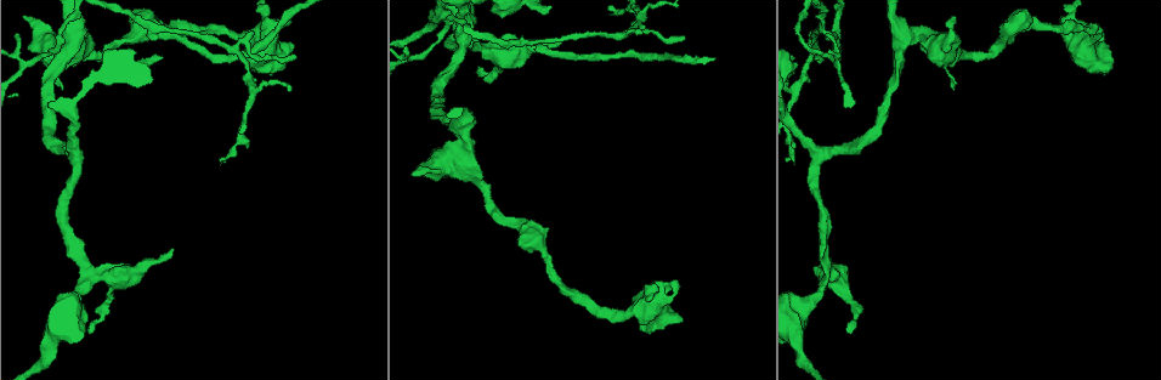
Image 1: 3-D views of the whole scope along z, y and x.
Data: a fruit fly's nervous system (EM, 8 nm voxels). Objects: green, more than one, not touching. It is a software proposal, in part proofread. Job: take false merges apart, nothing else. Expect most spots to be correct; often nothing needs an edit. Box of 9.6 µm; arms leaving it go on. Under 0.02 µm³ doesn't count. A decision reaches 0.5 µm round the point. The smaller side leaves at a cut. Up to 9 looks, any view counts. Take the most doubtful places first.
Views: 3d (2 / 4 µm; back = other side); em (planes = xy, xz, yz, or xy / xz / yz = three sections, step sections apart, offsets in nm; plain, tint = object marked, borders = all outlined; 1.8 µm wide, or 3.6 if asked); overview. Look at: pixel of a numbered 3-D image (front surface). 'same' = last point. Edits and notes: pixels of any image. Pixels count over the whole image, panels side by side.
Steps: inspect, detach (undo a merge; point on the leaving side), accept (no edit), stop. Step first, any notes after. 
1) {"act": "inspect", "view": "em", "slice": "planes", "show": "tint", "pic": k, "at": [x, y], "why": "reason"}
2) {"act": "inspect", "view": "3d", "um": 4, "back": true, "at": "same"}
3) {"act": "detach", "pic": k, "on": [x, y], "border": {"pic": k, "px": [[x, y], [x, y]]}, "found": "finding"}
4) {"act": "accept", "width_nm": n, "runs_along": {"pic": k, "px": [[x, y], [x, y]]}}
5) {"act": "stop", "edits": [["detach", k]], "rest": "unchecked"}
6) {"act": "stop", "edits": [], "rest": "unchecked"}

{"act": "inspect", "view": "em", "slice": "xz", "step": 16, "show": "tint", "pic": 1, "at": [70, 35], "why": "branch point"}

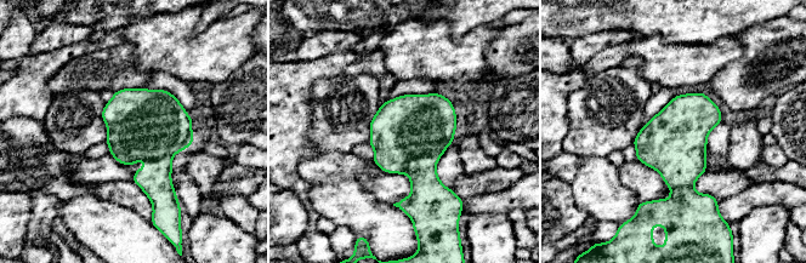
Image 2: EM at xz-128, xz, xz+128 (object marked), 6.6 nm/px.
{"act": "inspect", "view": "em", "slice": "planes", "show": "tint", "at": "same"}

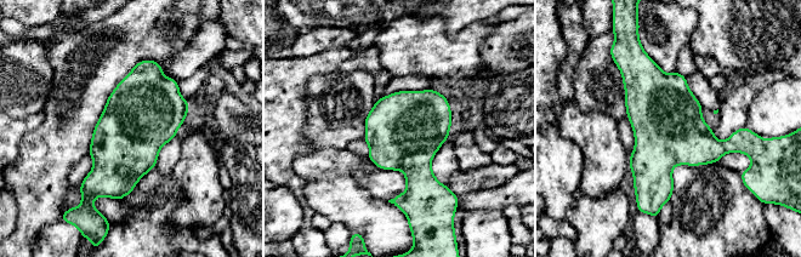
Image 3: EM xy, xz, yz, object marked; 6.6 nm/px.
{"act": "accept", "found": "continuous, no second cell"}

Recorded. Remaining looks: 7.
{"act": "inspect", "view": "em", "um": 3.6, "slice": "xz", "step": 8, "show": "plain", "pic": 1, "at": [85, 280], "why": "calibre changes"}

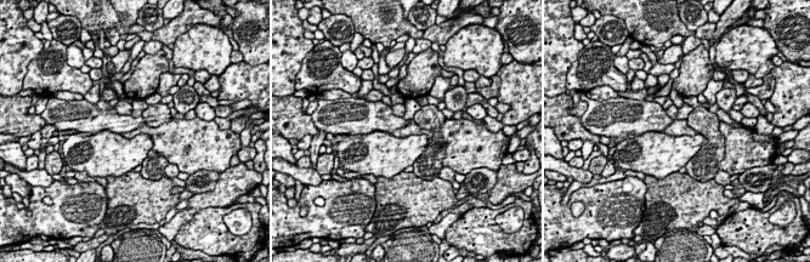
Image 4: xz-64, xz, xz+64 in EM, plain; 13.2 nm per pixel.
{"act": "inspect", "view": "em", "um": 3.6, "slice": "xz", "step": 8, "show": "tint", "at": "same"}

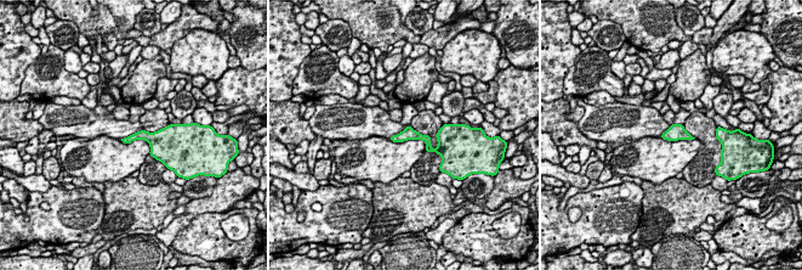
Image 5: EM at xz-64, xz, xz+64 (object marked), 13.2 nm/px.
{"act": "accept", "width_nm": 130, "runs_along": {"pic": 5, "px": [[439, 136], [434, 148], [421, 136], [396, 139]]}, "found": "continuous, no second cell"}

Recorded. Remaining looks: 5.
{"act": "inspect", "view": "em", "slice": "xy", "step": 4, "show": "tint", "pic": 1, "at": [416, 54], "why": "thin neck"}

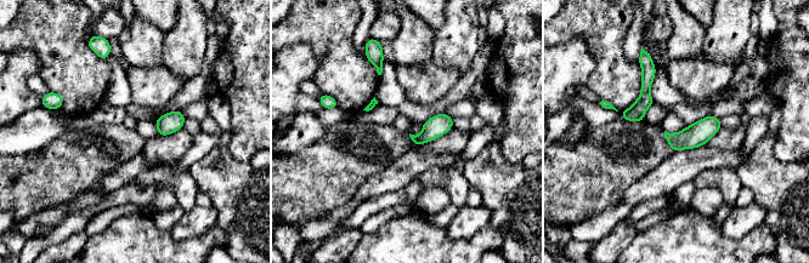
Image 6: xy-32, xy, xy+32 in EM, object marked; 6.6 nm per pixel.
{"act": "accept", "found": "one cell here"}

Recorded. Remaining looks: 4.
{"act": "inspect", "view": "em", "slice": "xy", "step": 16, "show": "tint", "pic": 1, "at": [820, 158], "why": "three arms meet"}

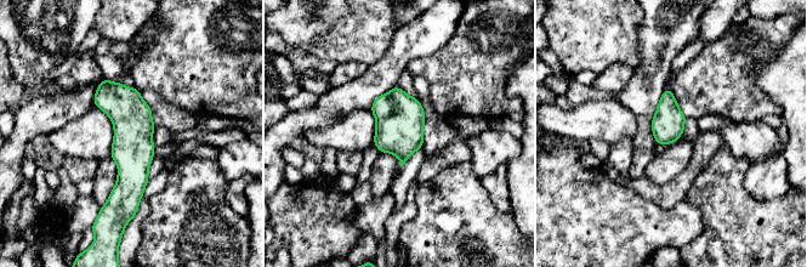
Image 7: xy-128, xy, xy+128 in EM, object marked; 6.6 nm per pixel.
{"act": "accept", "runs_along": {"pic": 7, "px": [[106, 83], [129, 112], [121, 204]]}, "found": "all the same cell"}

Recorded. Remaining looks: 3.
{"act": "stop", "edits": [], "rest": "unchecked"}

